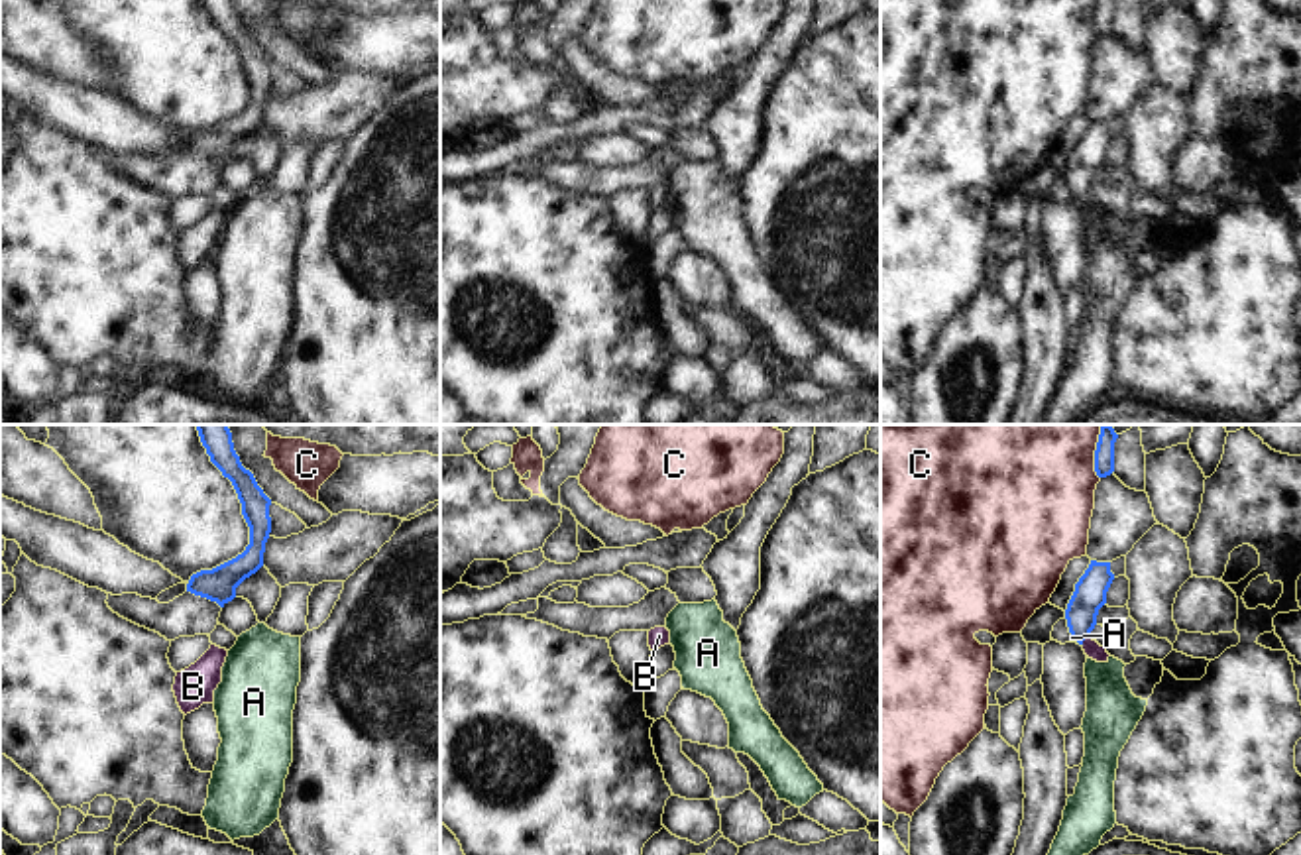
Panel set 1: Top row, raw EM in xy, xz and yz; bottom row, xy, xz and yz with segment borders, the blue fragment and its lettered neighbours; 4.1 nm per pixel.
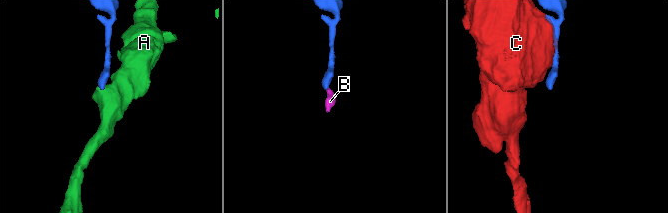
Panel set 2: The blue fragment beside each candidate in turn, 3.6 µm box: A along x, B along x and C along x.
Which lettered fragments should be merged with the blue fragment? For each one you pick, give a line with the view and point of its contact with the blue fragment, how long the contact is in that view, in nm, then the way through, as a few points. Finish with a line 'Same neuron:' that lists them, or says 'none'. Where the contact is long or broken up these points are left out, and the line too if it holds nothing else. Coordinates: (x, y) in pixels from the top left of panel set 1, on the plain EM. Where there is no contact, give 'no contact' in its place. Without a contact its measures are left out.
B: meets blue in yz at (1085, 197); contact 50 nm long; runs through yz (1089, 156), (1085, 162), (1085, 197), (1093, 209)
Same neuron: B

